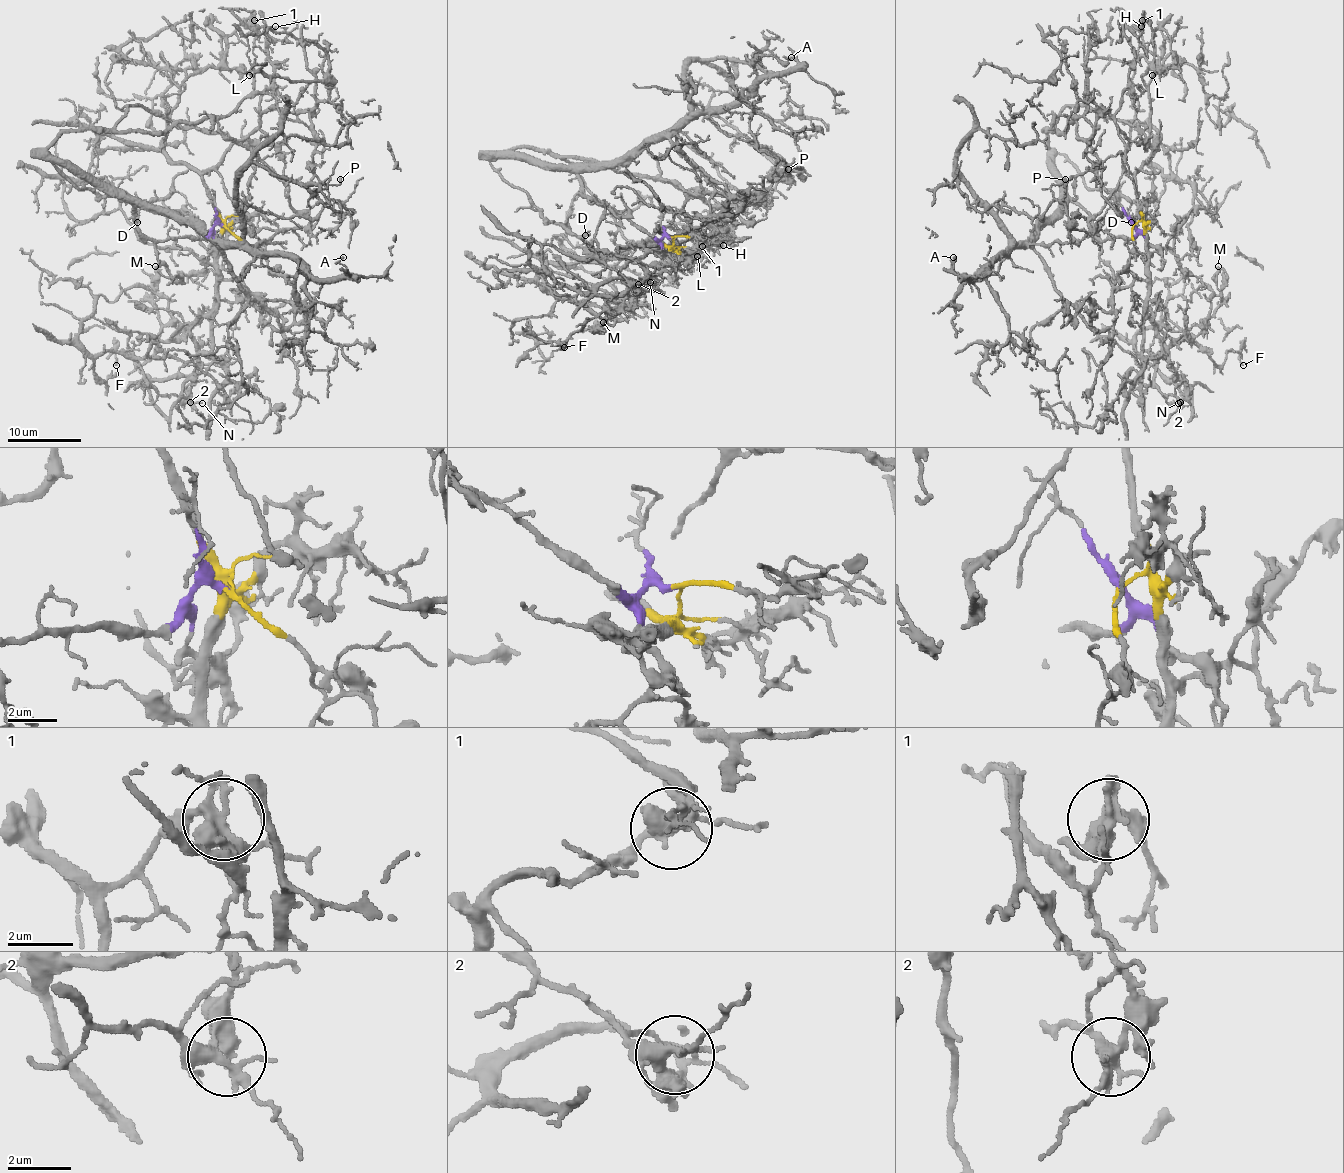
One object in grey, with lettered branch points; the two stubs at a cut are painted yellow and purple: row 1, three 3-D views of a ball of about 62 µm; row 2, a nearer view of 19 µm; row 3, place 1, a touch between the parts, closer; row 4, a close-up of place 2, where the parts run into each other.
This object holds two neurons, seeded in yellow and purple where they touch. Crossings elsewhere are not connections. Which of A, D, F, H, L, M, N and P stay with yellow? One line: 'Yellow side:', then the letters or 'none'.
Yellow side: F, H, L, M, N

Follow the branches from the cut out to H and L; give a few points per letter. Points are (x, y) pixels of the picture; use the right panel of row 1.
H: (1133, 225), (1142, 213), (1134, 175), (1153, 151), (1149, 88), (1142, 81), (1155, 33), (1144, 18), (1142, 26)
L: (1133, 225), (1142, 213), (1134, 175), (1153, 151), (1149, 88), (1142, 81), (1149, 66), (1157, 68), (1151, 75)

